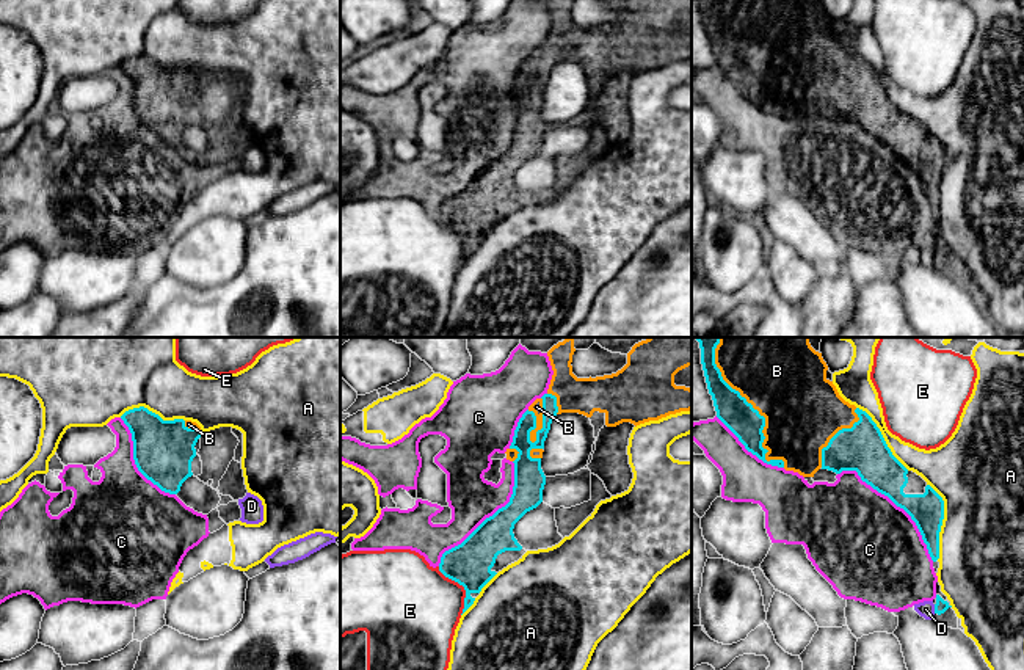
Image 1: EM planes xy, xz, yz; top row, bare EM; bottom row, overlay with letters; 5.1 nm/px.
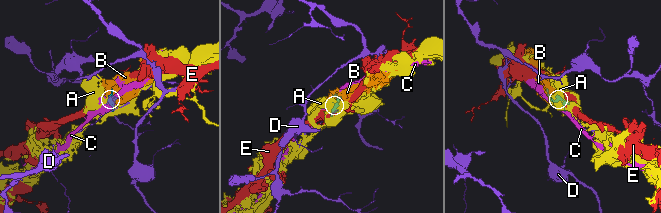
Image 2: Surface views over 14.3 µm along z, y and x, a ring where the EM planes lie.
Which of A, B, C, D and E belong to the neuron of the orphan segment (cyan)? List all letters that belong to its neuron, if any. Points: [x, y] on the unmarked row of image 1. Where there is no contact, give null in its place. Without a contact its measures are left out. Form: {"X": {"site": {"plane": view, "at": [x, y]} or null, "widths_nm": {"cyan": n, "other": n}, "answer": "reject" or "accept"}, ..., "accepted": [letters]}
{"A": {"site": {"plane": "yz", "at": [941, 170]}, "widths_nm": {"cyan": 180, "other": 440}, "answer": "reject"}, "B": {"site": {"plane": "yz", "at": [762, 65]}, "widths_nm": {"cyan": 170, "other": 400}, "answer": "accept"}, "C": {"site": {"plane": "yz", "at": [896, 152]}, "widths_nm": {"cyan": 200, "other": 500}, "answer": "reject"}, "D": {"site": {"plane": "yz", "at": [935, 258]}, "widths_nm": {"cyan": 70, "other": 90}, "answer": "reject"}, "E": {"site": {"plane": "xz", "at": [463, 234]}, "widths_nm": {"cyan": 220, "other": 400}, "answer": "reject"}, "accepted": ["B"]}

